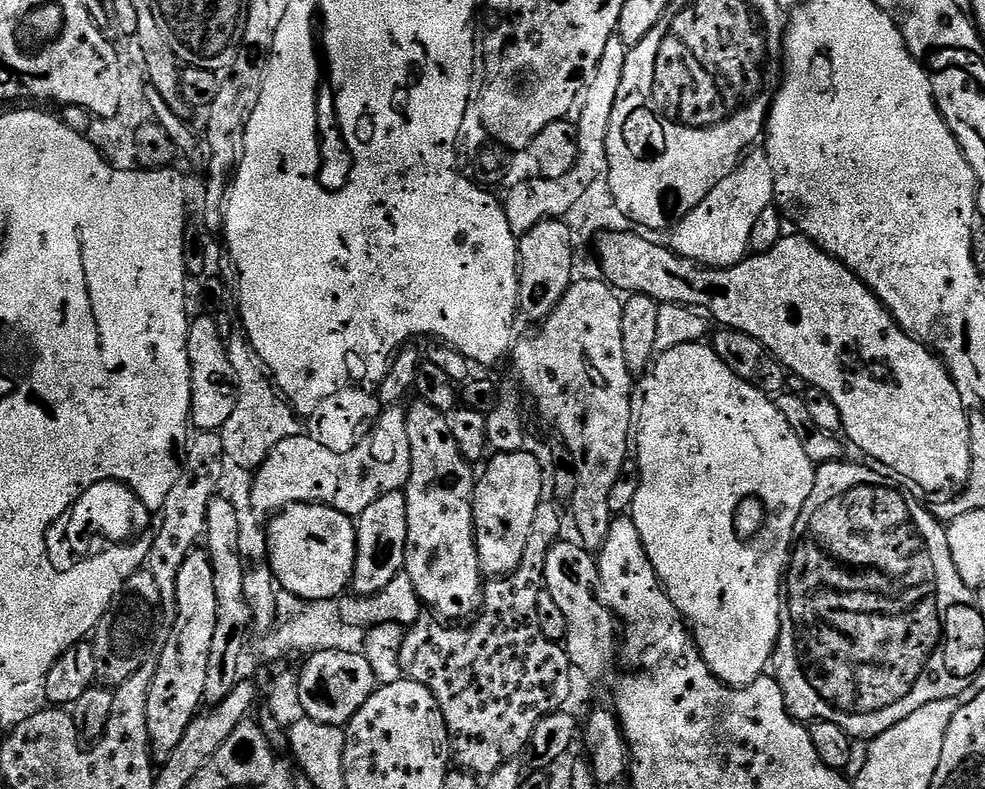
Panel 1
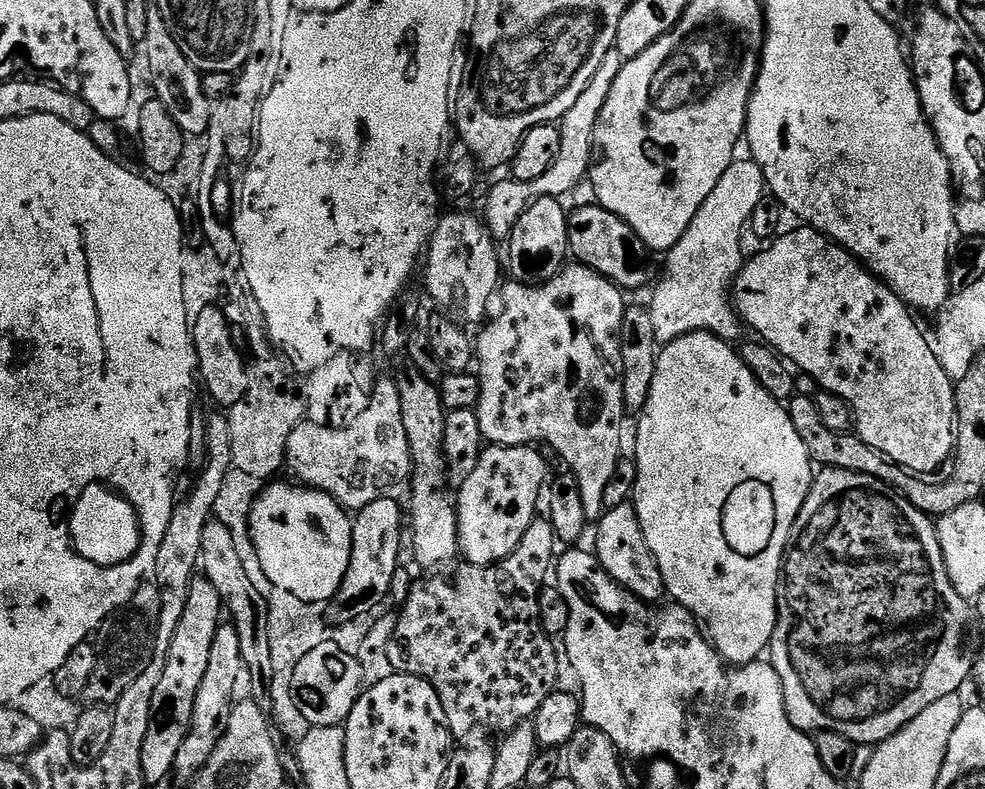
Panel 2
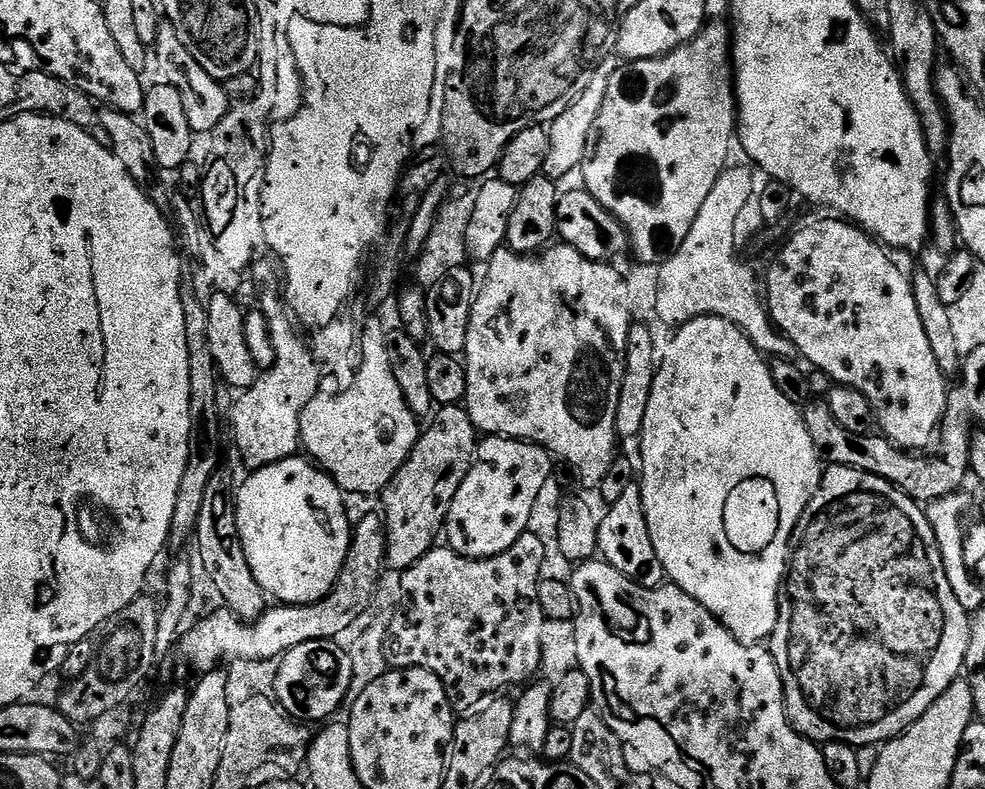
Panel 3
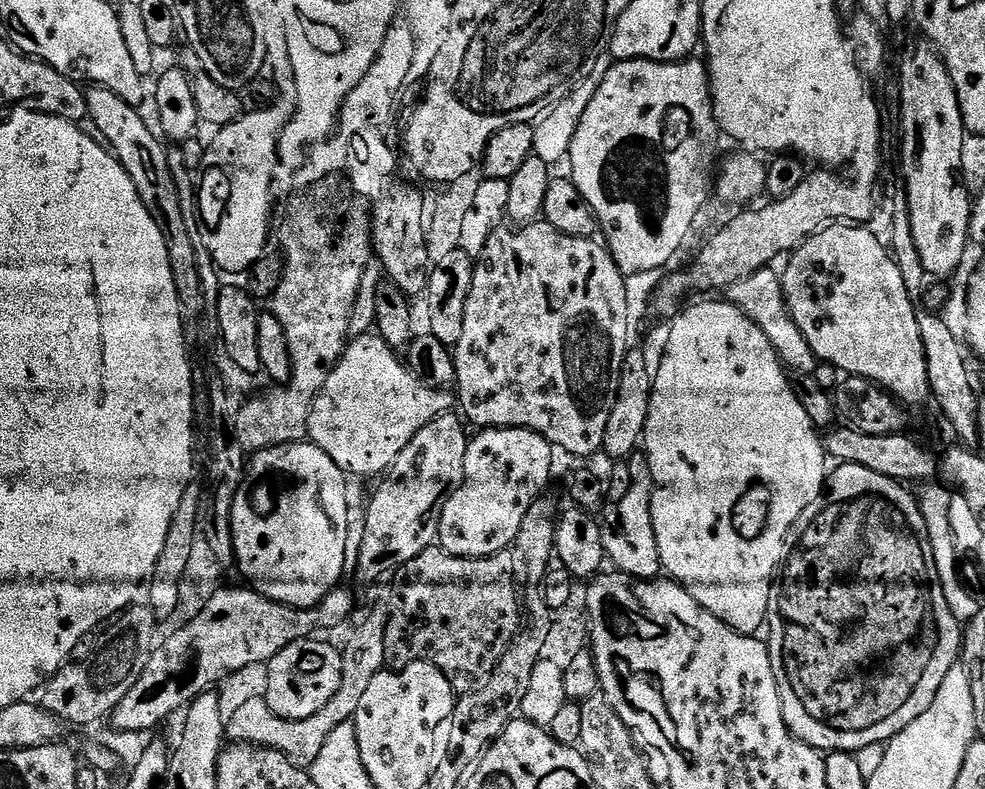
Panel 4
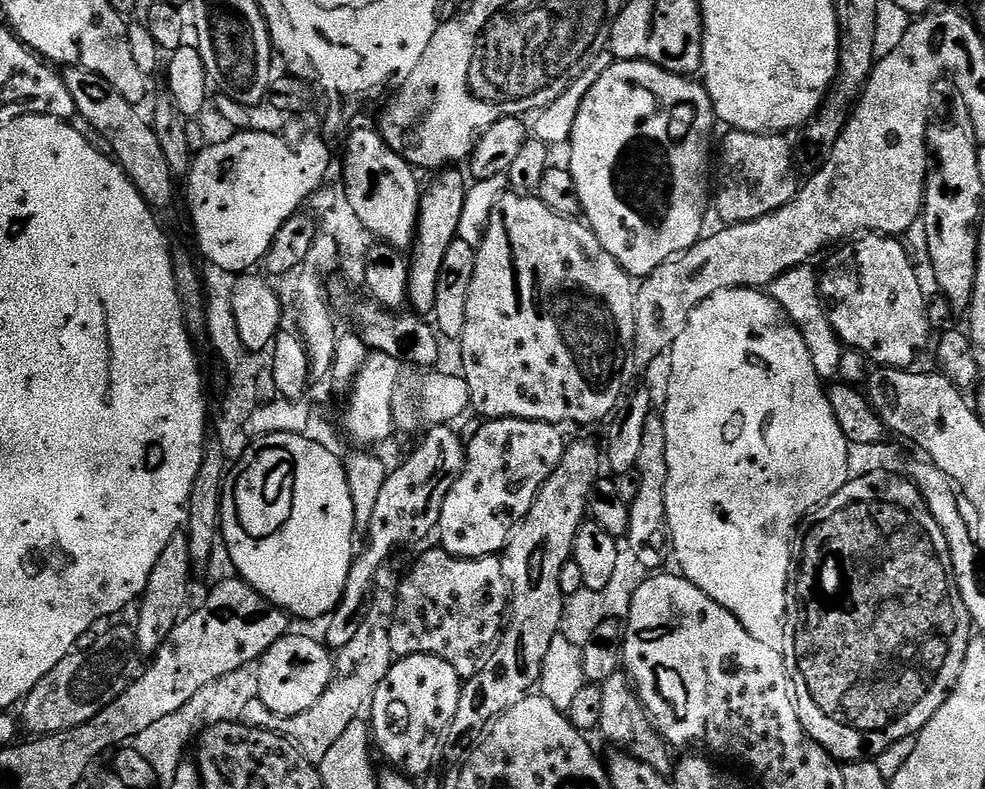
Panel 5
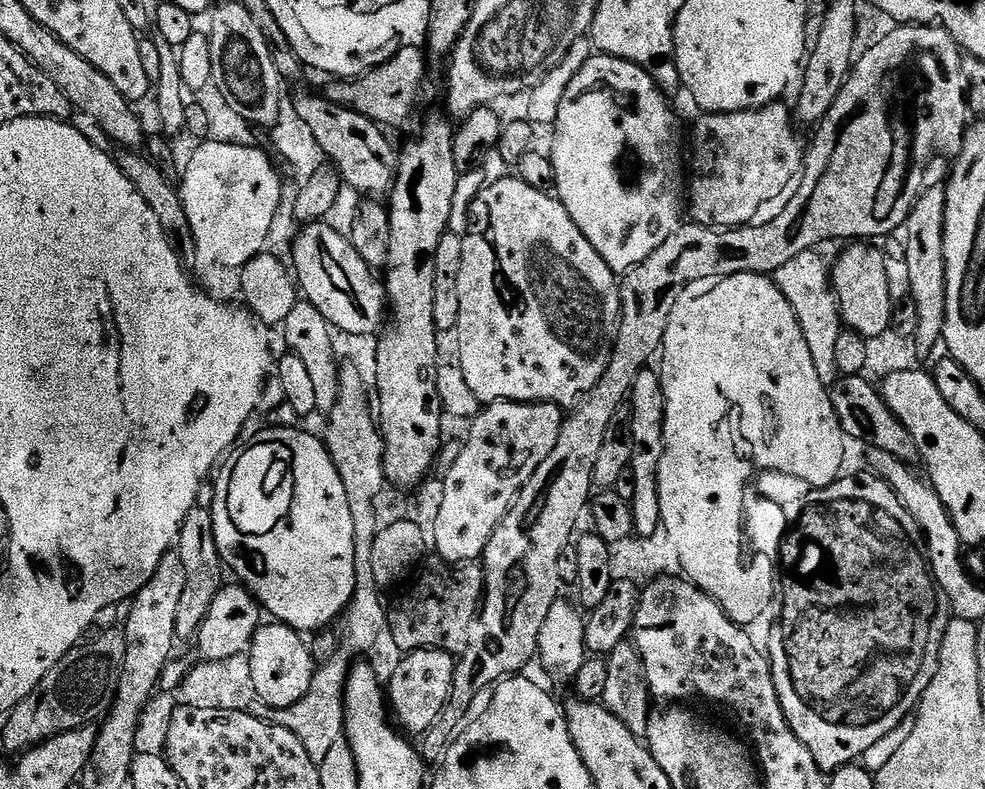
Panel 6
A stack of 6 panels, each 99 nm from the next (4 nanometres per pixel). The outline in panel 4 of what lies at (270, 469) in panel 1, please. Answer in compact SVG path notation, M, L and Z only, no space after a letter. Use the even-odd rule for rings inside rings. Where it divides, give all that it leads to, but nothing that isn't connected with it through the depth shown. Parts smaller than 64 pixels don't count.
M378 334L355 337L345 347L344 355L336 363L339 372L326 378L318 398L313 402L308 419L307 439L316 444L349 477L376 476L380 478L392 467L392 463L410 446L414 434L422 430L434 418L454 408L454 396L443 387L432 387L399 360L397 353Z

